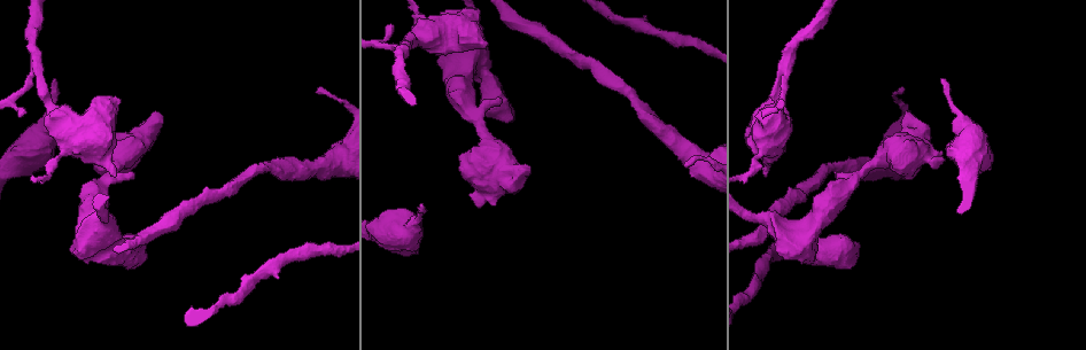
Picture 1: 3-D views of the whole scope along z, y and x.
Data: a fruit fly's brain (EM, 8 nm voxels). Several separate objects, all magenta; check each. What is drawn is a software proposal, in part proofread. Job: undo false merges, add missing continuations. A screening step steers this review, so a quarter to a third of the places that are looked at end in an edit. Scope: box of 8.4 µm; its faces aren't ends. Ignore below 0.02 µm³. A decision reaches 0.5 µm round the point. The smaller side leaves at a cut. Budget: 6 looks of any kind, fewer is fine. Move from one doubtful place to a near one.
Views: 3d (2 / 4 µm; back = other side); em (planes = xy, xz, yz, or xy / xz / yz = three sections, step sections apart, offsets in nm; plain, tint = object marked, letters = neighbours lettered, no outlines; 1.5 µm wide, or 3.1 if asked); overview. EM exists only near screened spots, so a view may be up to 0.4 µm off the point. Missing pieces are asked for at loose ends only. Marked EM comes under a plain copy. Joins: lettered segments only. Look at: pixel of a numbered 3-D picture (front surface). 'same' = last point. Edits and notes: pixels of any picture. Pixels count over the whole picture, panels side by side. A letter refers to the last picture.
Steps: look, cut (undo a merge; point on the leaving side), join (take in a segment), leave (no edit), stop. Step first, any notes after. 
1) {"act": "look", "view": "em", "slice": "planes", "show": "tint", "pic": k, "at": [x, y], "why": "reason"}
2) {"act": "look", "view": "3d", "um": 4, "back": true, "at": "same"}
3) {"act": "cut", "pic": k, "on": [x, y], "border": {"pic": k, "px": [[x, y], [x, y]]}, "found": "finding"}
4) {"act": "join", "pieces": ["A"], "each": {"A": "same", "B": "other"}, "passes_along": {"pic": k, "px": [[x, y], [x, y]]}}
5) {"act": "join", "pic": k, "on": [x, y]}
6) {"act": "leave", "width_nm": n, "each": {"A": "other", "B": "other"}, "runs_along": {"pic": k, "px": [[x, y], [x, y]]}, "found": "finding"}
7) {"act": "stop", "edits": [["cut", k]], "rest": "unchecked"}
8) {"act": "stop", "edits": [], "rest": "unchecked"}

{"act": "look", "view": "em", "slice": "planes", "show": "letters", "pic": 1, "at": [54, 79], "why": "an open end"}

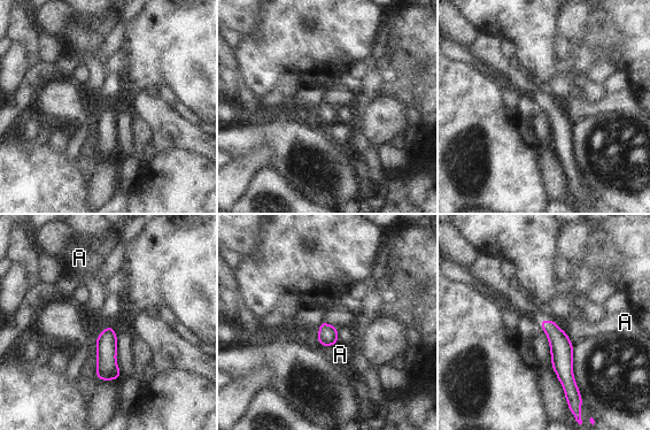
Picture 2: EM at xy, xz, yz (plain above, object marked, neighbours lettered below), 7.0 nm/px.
{"act": "leave", "each": {"A": "other"}, "found": "none of them fits"}

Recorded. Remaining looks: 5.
{"act": "look", "view": "em", "slice": "planes", "show": "tint", "pic": 1, "at": [386, 25], "why": "an open end"}

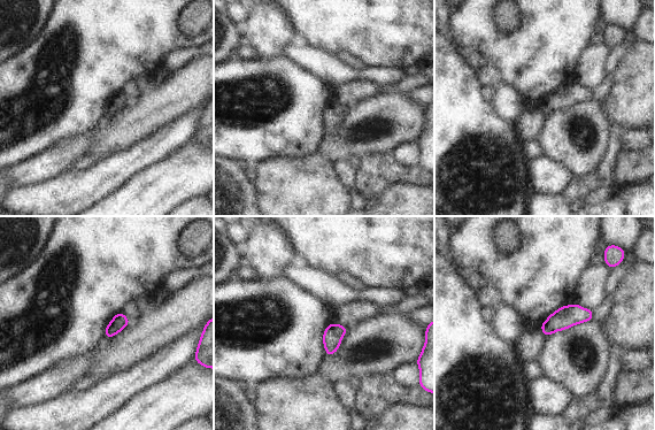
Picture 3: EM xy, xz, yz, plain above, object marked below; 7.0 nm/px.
{"act": "look", "view": "em", "slice": "planes", "show": "letters", "at": "same"}

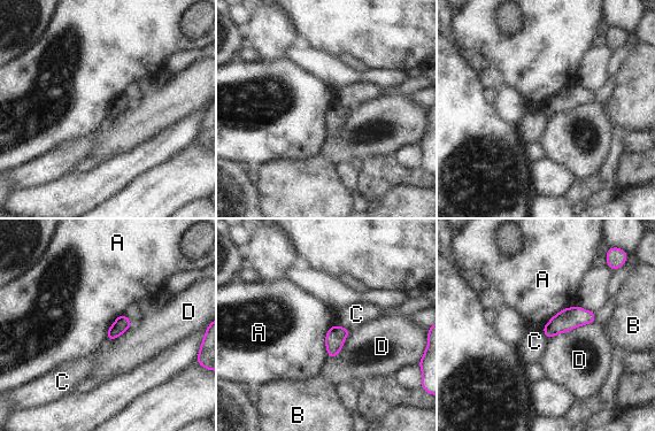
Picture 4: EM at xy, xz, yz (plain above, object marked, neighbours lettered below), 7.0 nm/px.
{"act": "leave", "each": {"A": "other", "B": "other", "C": "other", "D": "other"}, "border": {"pic": 4, "px": [[578, 305], [564, 307], [541, 328]]}, "found": "no lettered segment goes on from it"}

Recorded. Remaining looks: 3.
{"act": "look", "view": "3d", "um": 2, "pic": 1, "at": [688, 165], "why": "tapers out"}

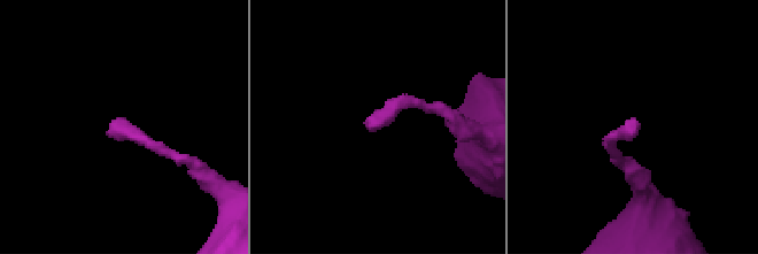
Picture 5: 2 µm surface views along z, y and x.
{"act": "look", "view": "em", "slice": "planes", "show": "letters", "pic": 5, "at": [116, 117]}

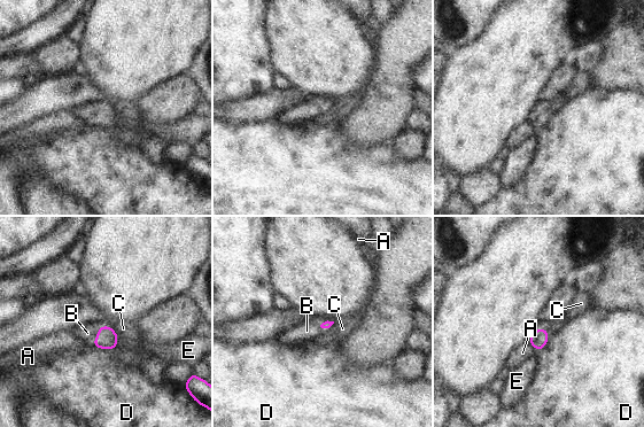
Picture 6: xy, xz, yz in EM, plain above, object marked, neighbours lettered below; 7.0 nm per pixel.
{"act": "join", "pieces": ["B"], "each": {"A": "other", "B": "same", "C": "other", "D": "other", "E": "other"}, "passes_along": {"pic": 6, "px": [[107, 339], [97, 336], [87, 333]]}, "found": "it goes on there"}

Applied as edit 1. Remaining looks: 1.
{"act": "stop", "edits": [["join", 6]], "rest": "unchecked"}

